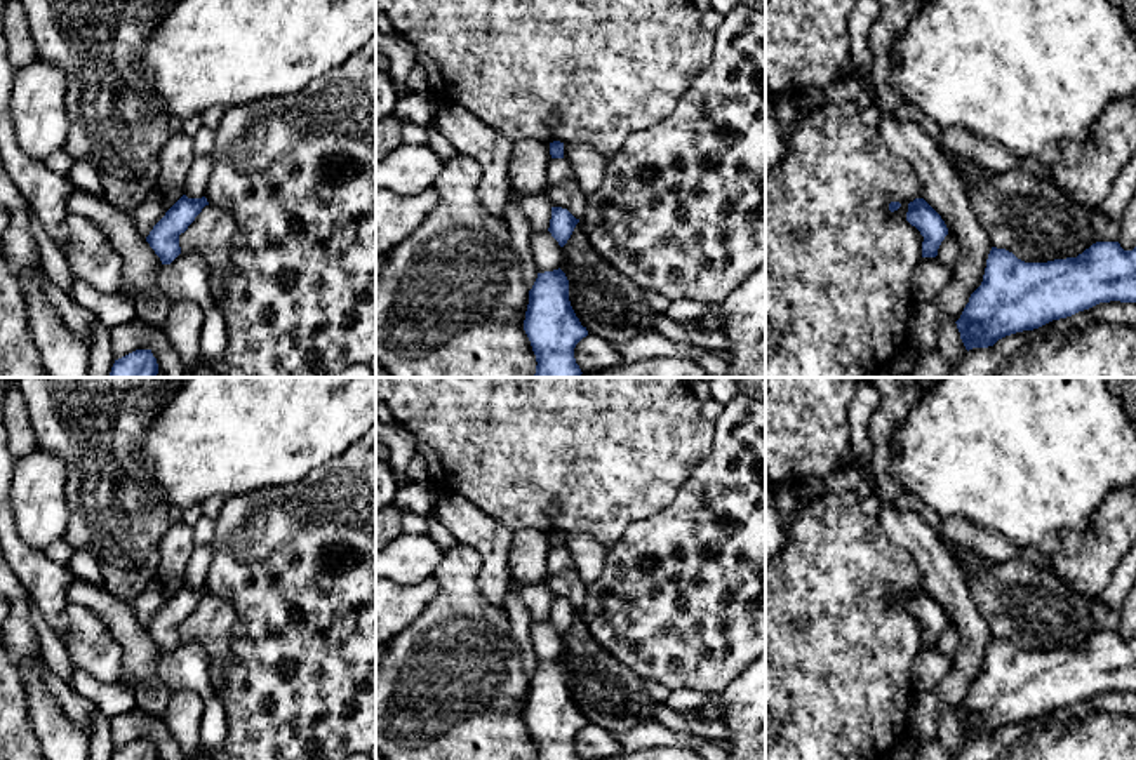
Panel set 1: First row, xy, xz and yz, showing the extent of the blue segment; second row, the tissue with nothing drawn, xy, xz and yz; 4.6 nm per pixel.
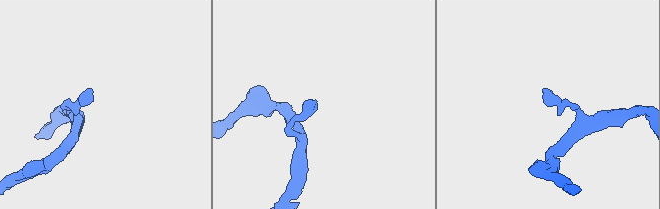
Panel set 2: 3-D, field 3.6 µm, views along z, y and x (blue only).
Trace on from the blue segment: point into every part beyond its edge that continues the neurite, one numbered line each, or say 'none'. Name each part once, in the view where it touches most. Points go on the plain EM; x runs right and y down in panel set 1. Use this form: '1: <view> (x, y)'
none

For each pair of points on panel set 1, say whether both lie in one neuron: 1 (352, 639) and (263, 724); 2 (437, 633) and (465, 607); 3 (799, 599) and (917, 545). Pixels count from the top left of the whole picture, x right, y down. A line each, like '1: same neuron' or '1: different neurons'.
1: same neuron
2: same neuron
3: different neurons

